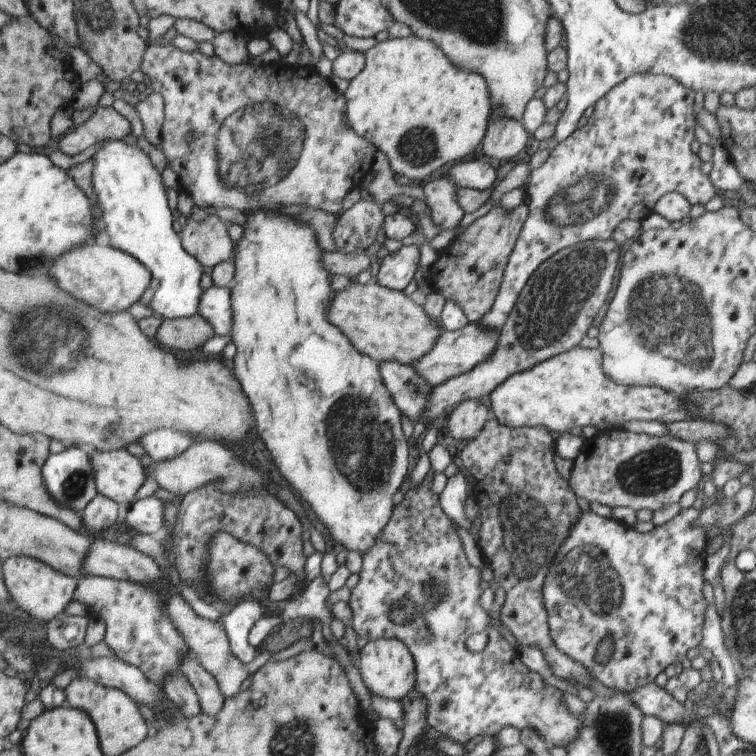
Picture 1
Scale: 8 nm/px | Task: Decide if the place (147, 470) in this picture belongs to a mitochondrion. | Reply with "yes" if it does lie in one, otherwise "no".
no

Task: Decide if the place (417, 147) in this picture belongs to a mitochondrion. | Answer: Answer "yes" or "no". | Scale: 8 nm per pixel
yes

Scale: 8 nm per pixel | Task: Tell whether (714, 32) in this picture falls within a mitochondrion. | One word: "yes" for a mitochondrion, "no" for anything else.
yes

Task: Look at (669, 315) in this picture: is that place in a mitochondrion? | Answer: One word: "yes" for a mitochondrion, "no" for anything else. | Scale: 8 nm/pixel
yes

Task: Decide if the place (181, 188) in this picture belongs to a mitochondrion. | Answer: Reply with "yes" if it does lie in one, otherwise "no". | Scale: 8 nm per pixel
no

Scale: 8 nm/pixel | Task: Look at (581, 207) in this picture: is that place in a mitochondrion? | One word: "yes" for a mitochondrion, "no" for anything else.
yes

